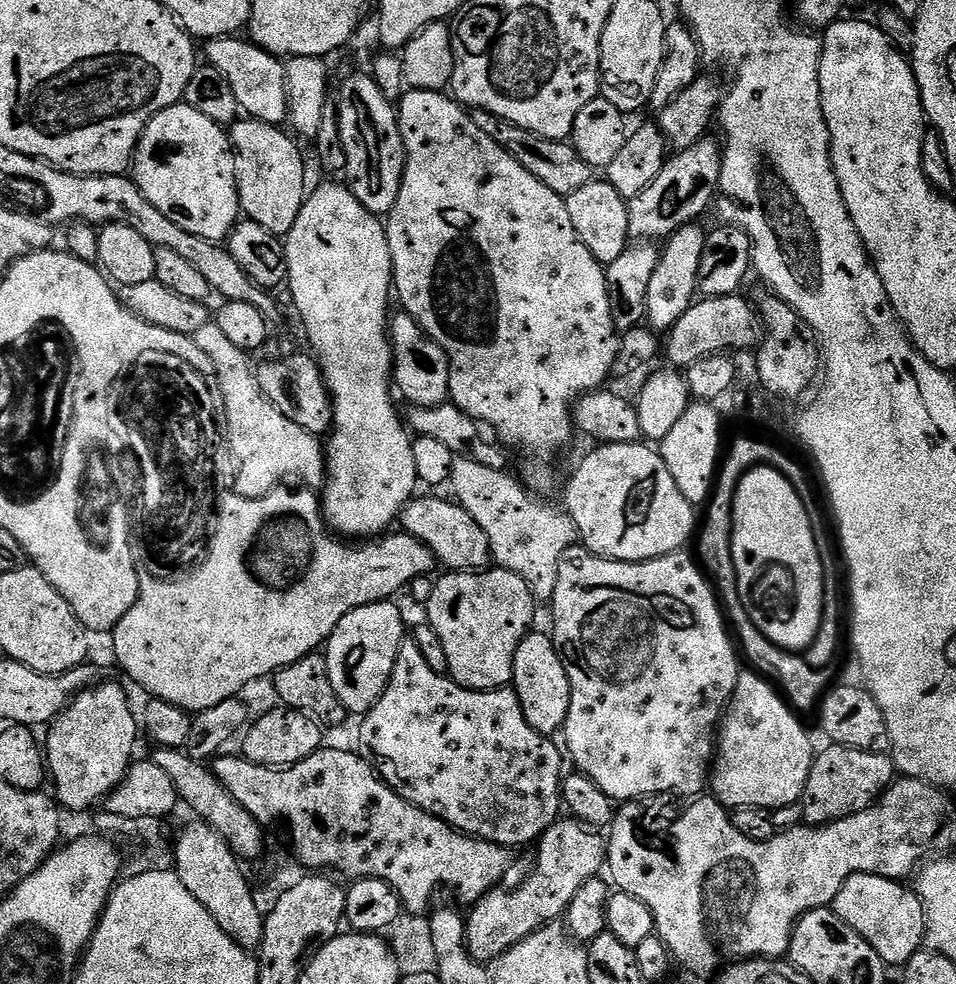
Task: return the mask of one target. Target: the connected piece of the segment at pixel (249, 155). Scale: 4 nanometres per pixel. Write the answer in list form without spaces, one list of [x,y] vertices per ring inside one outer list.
[[[251,118],[237,119],[231,125],[230,139],[236,157],[236,185],[241,213],[247,219],[258,222],[258,226],[270,230],[270,234],[287,237],[294,222],[298,222],[298,214],[306,199],[304,156],[295,144],[297,141],[283,127]]]

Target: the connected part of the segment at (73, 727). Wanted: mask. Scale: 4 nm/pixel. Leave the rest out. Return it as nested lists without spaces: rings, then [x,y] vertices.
[[[105,682],[97,683],[91,688],[84,689],[83,692],[77,692],[75,696],[72,697],[72,703],[52,721],[50,727],[47,729],[48,740],[46,736],[46,772],[50,777],[50,784],[56,787],[56,792],[54,791],[55,799],[58,801],[59,807],[61,809],[67,810],[69,808],[72,812],[84,812],[87,810],[91,804],[96,804],[103,801],[109,793],[113,792],[117,786],[124,780],[124,775],[128,773],[130,765],[133,763],[134,755],[132,756],[132,751],[136,748],[136,728],[138,732],[138,716],[132,713],[132,708],[128,705],[128,696],[119,688],[116,684],[104,684]]]

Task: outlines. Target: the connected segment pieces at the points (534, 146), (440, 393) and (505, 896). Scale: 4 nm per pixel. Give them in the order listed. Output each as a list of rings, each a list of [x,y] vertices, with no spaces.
[[[473,111],[471,118],[474,126],[478,126],[482,134],[486,134],[486,138],[494,138],[494,142],[498,142],[498,146],[505,148],[523,168],[530,170],[530,174],[534,174],[538,182],[550,186],[550,190],[554,190],[559,196],[566,198],[574,194],[574,190],[582,190],[582,186],[592,183],[594,169],[588,165],[586,158],[582,158],[582,154],[578,154],[578,150],[571,142],[547,140],[489,112]]]
[[[400,310],[390,320],[390,341],[392,344],[392,366],[394,384],[409,400],[409,405],[417,408],[436,408],[445,403],[450,396],[450,378],[452,367],[448,364],[448,356],[420,328],[413,316]]]
[[[571,818],[557,819],[540,835],[540,839],[535,841],[535,848],[536,853],[533,854],[532,860],[526,861],[525,864],[513,863],[506,875],[500,879],[500,883],[493,886],[491,892],[484,895],[478,903],[471,905],[469,912],[472,913],[467,913],[464,926],[464,943],[467,944],[473,960],[494,961],[539,928],[559,921],[567,913],[574,894],[578,894],[578,890],[586,882],[597,879],[606,864],[605,837],[581,824],[579,820]]]

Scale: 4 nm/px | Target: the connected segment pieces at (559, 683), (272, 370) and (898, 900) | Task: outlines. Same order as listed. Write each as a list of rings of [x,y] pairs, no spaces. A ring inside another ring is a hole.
[[[529,631],[514,654],[511,687],[522,706],[522,714],[526,714],[526,722],[543,736],[551,737],[563,729],[570,710],[570,678],[566,678],[566,666],[562,666],[551,635],[547,631],[536,631]]]
[[[281,355],[277,360],[261,363],[256,368],[256,377],[270,402],[290,418],[290,422],[298,422],[302,430],[323,437],[332,426],[332,393],[328,391],[328,383],[320,373],[320,365],[311,355]]]
[[[863,872],[851,876],[830,905],[836,916],[853,928],[888,966],[907,964],[915,952],[921,951],[926,940],[922,902],[911,887],[904,886],[903,883]]]

